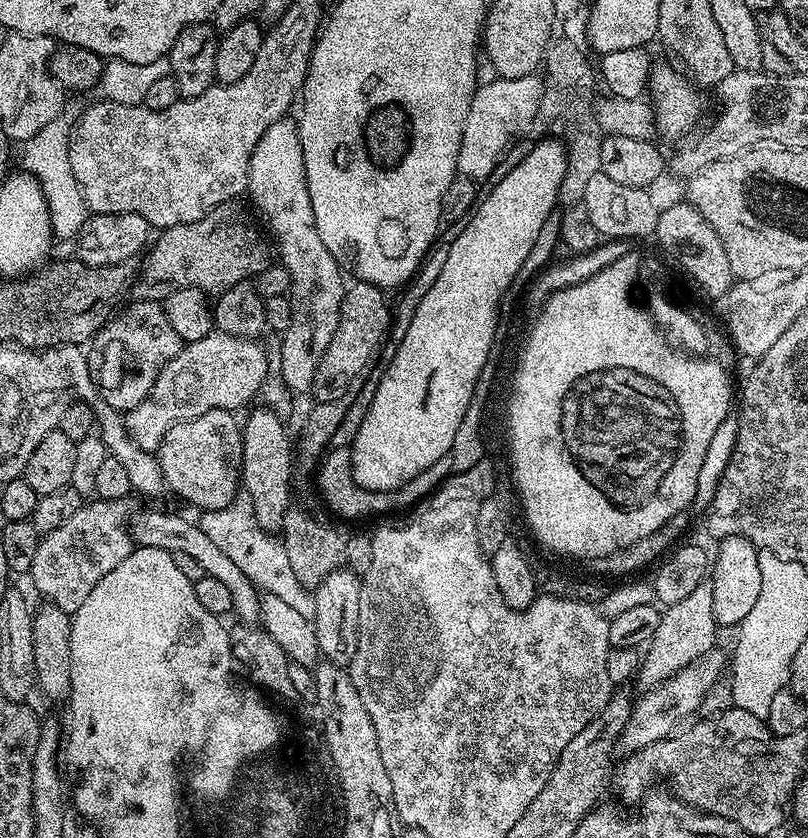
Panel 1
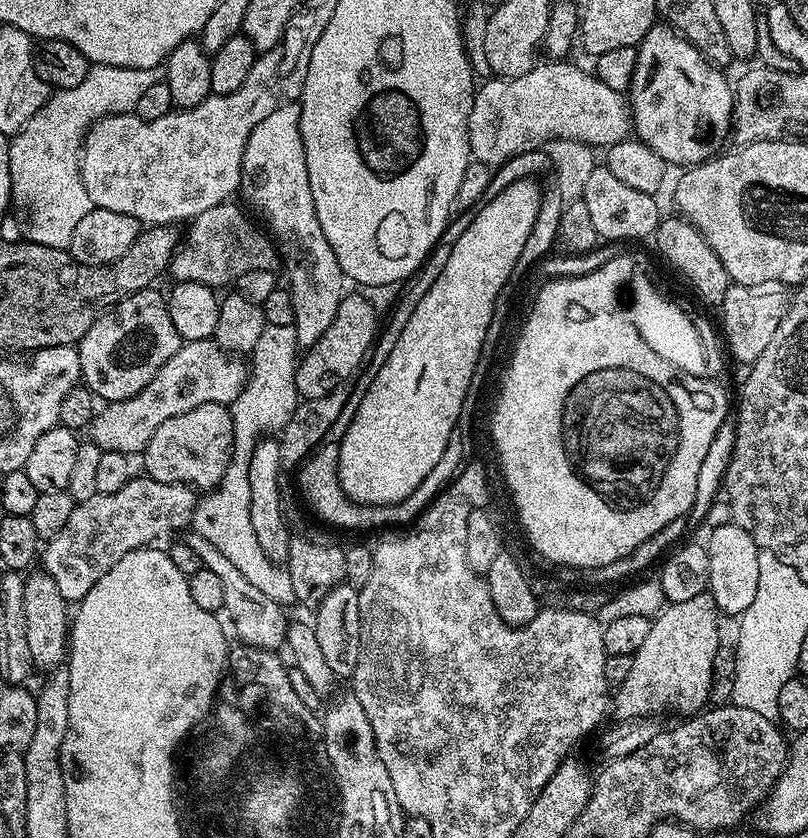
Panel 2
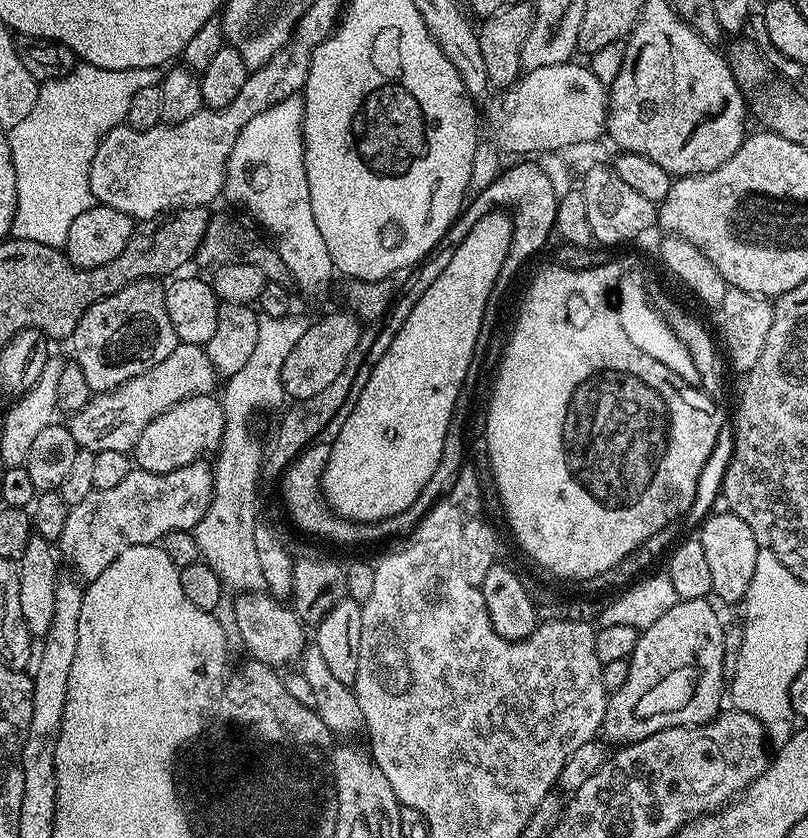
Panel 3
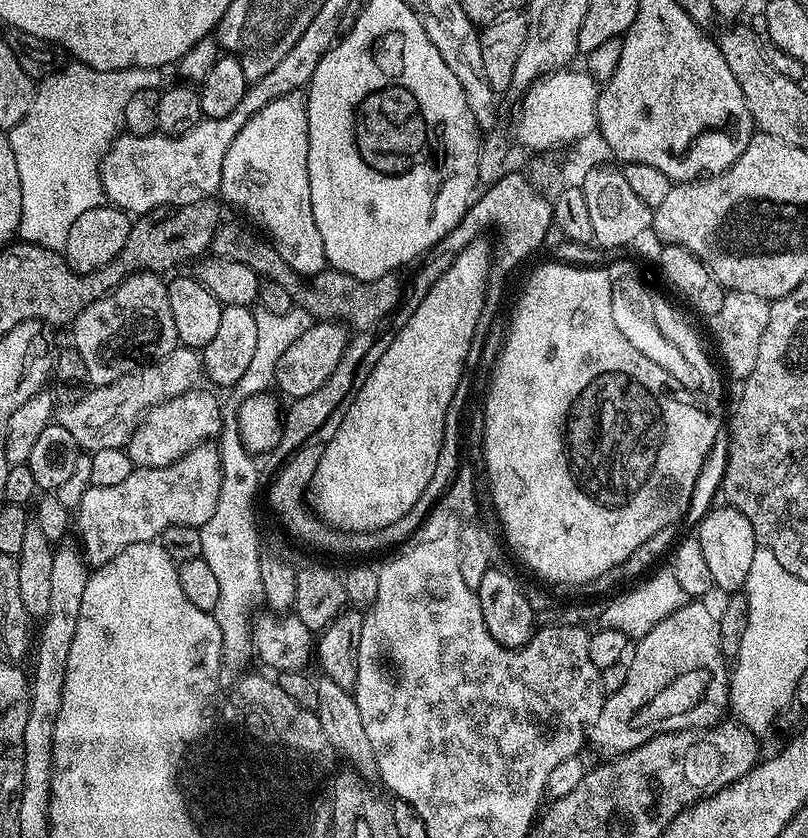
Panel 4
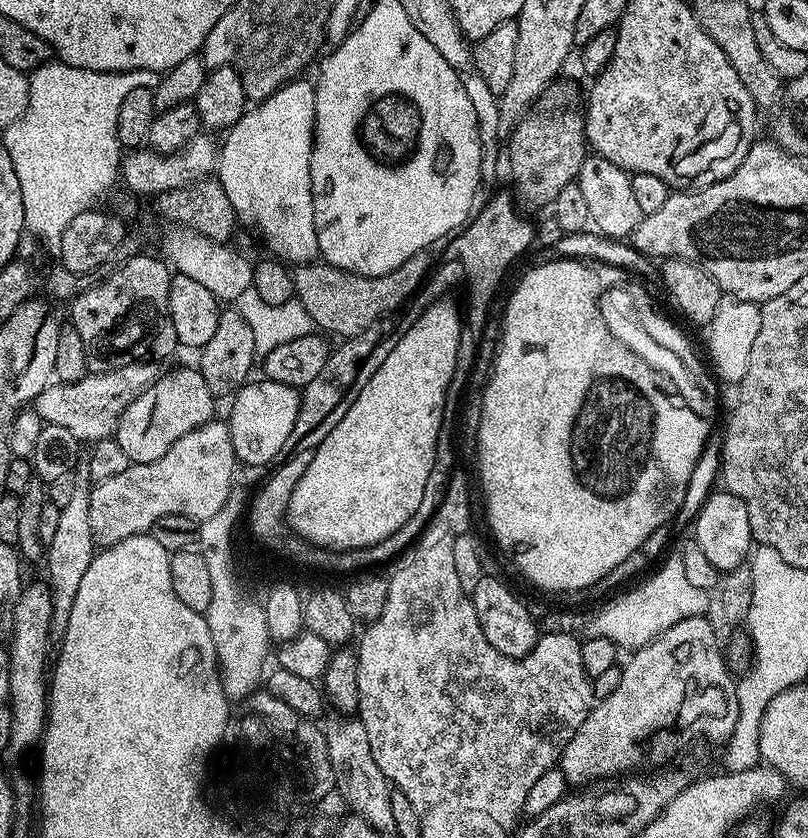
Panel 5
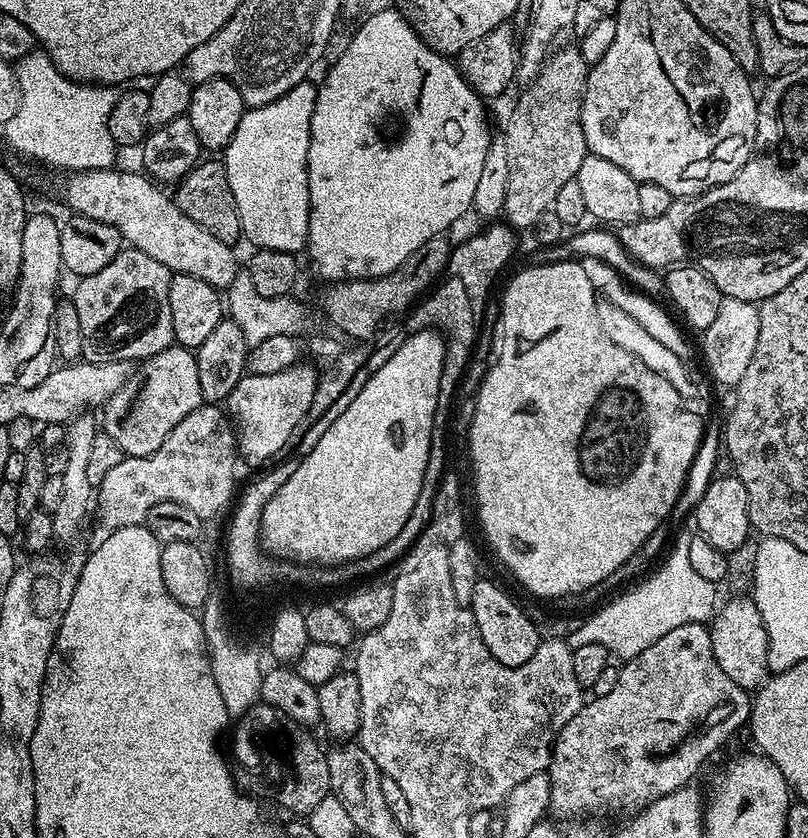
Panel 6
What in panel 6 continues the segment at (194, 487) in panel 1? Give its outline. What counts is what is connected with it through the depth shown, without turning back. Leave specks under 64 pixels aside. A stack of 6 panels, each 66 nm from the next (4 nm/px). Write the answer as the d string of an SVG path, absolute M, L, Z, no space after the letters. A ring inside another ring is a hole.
M183 346L167 348L159 352L156 356L151 357L144 366L144 385L141 386L140 393L137 394L136 401L132 404L132 409L121 418L120 425L117 428L113 427L111 429L112 437L122 446L125 457L153 456L166 442L168 435L190 413L195 412L197 408L205 403L205 398L202 394L202 382L198 380L196 353L193 349Z

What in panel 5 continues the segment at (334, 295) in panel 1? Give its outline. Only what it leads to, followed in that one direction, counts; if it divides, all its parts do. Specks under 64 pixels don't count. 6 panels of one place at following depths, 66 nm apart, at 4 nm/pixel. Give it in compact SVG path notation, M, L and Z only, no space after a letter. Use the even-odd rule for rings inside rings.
M304 79L289 80L273 96L249 107L218 148L218 179L239 223L256 224L269 253L292 266L311 264L320 256L310 178L316 86Z

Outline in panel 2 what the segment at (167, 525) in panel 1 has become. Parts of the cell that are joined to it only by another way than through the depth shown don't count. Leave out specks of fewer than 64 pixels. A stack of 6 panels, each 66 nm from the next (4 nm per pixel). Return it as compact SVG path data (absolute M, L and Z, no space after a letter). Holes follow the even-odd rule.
M192 534L187 537L186 543L190 546L190 550L194 550L194 554L198 554L203 567L214 570L214 574L218 574L218 578L222 582L222 590L226 593L223 611L228 612L229 618L232 619L232 628L236 631L235 639L250 646L279 649L279 644L281 647L285 643L290 620L284 617L279 602L272 597L275 595L271 591L254 586L254 582L242 578L242 570L238 570L238 566L232 565L230 558L226 558L206 538Z

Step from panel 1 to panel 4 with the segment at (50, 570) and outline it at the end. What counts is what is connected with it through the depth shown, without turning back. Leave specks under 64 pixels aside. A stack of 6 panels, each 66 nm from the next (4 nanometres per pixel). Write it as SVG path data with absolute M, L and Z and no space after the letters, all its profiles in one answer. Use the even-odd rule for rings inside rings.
M205 442L197 445L196 448L191 448L181 460L175 460L170 466L136 468L130 474L130 478L118 482L118 486L105 488L89 486L86 494L82 494L79 508L74 512L74 528L80 531L81 542L79 543L89 565L99 566L110 562L131 544L155 541L170 526L186 526L199 530L206 522L210 522L210 514L214 514L214 506L218 506L221 486L220 449L212 442Z

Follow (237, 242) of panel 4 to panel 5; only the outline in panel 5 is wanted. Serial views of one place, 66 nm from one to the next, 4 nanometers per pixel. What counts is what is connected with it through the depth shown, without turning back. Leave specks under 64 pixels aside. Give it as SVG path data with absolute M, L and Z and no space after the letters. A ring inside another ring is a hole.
M424 252L412 255L402 266L380 276L343 272L341 268L323 262L301 264L291 269L296 287L295 299L308 311L313 325L321 333L333 332L336 338L360 336L367 329L375 327L382 316L386 318L399 311L408 302L406 300L421 289L432 270L427 256Z

